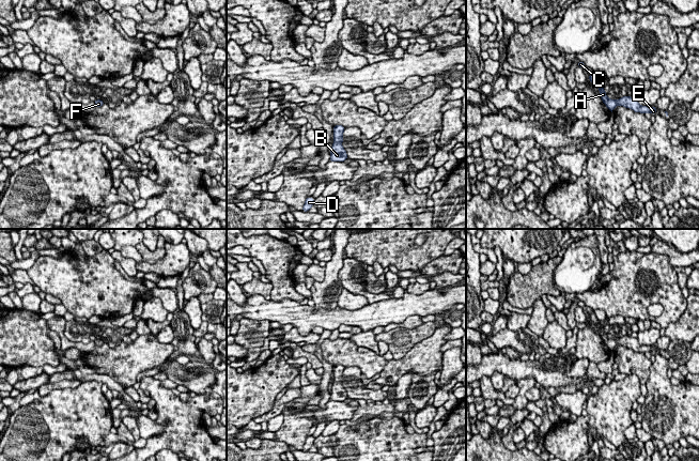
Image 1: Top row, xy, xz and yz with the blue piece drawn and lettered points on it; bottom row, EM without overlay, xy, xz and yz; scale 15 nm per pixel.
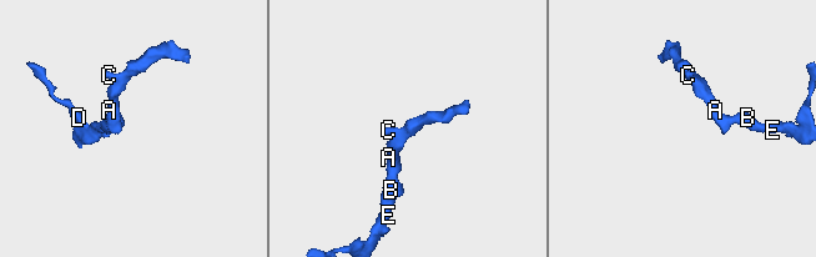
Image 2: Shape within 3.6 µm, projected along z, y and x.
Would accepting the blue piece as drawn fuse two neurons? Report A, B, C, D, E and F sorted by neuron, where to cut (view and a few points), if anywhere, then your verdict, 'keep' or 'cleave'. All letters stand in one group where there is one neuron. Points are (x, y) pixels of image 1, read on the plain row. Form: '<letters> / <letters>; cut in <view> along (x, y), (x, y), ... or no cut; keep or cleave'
A B C D E F; no cut; keep

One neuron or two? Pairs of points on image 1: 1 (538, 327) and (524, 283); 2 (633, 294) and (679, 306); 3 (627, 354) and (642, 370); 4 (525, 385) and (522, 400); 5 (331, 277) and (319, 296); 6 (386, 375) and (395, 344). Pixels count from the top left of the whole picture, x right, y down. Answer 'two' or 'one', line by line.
1: two
2: one
3: one
4: one
5: one
6: two

